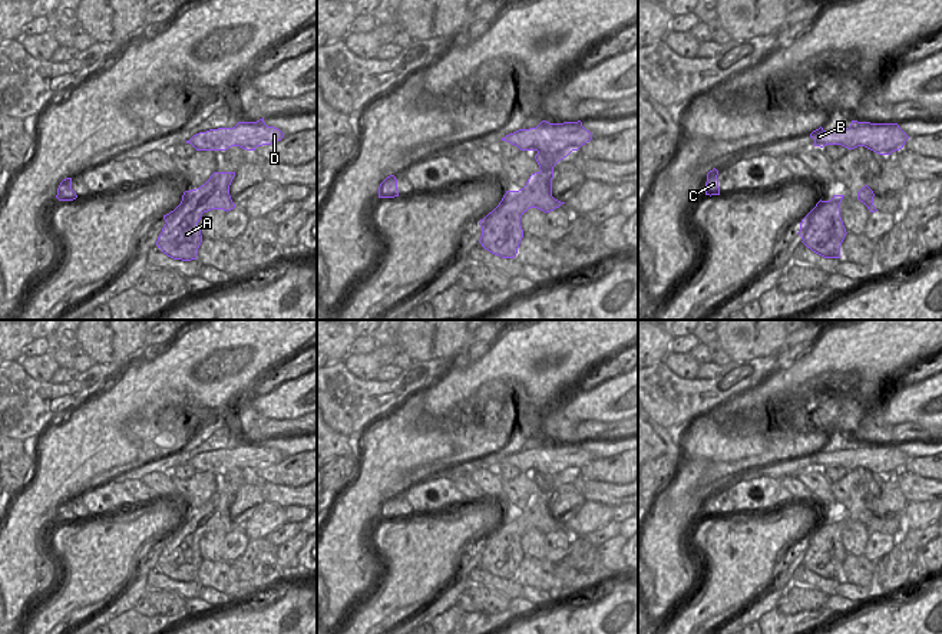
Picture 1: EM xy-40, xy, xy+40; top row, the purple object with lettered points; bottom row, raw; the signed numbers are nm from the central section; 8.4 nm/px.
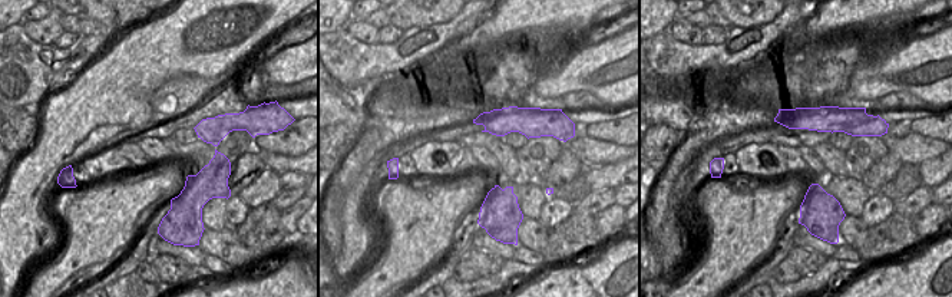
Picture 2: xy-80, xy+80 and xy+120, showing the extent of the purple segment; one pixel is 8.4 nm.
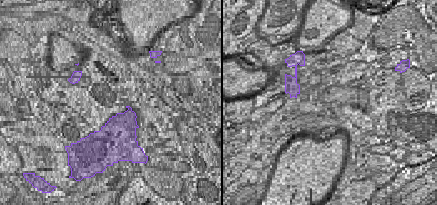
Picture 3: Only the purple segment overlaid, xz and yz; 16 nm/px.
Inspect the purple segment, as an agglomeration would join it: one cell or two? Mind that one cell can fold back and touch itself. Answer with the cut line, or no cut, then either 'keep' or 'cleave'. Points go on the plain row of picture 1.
xy (552, 488), (541, 492) | cleave

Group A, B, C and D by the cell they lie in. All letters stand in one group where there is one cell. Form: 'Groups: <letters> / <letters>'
Groups: A / B C D

